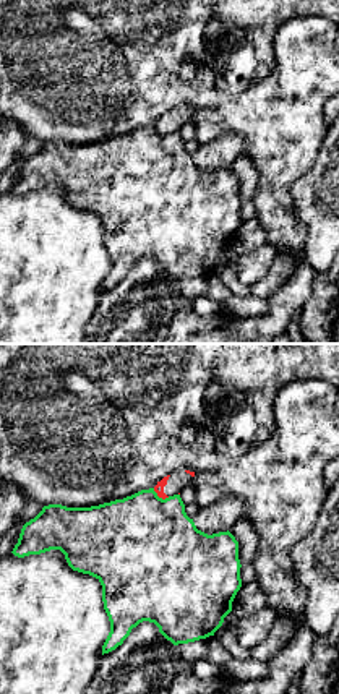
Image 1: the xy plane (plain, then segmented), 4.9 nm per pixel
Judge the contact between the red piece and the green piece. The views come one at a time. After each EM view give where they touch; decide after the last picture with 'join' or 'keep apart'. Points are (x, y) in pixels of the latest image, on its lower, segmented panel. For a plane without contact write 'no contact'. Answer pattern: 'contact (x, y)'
contact (161, 496)

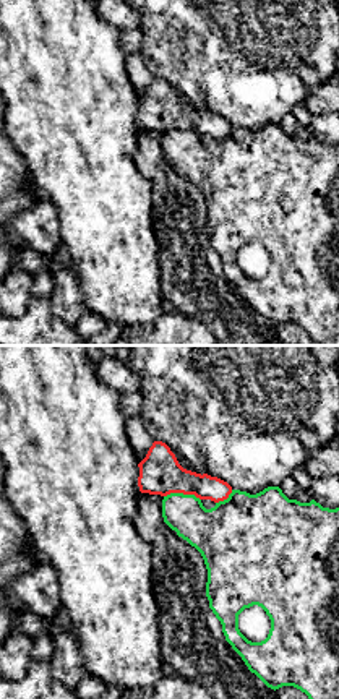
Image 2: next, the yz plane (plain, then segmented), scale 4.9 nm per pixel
contact (182, 492)

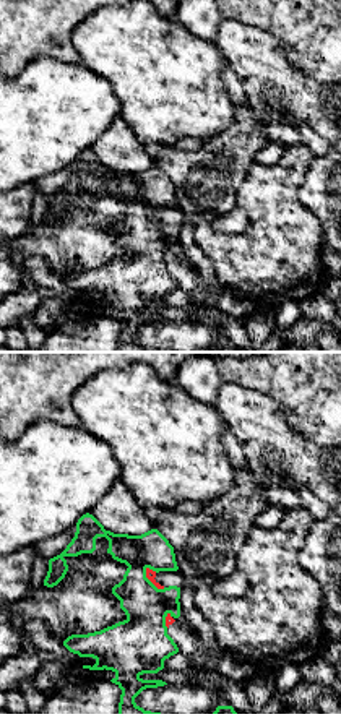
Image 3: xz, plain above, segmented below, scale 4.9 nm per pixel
contact (151, 581)

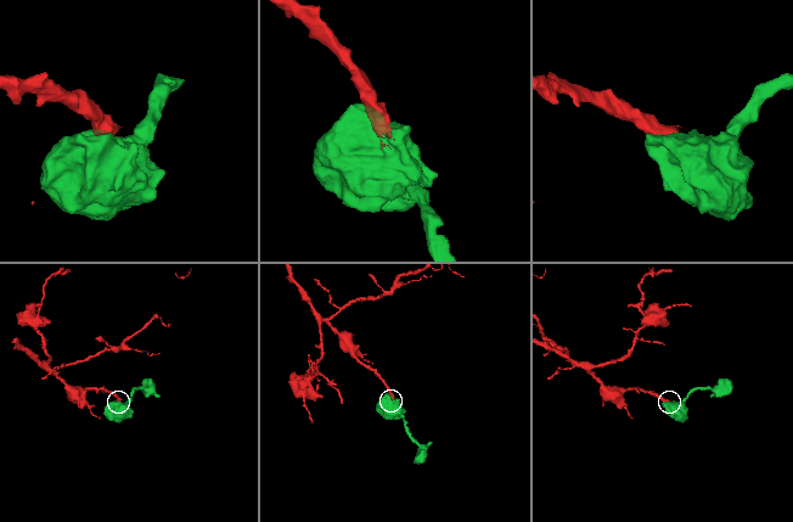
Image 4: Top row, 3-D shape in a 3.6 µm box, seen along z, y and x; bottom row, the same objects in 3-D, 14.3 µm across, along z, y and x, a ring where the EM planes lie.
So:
keep apart

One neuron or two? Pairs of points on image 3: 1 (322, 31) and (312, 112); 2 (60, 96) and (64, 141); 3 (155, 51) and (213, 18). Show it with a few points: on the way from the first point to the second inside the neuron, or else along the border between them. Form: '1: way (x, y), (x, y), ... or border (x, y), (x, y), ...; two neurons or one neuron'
1: border (286, 54), (299, 68), (323, 85); two neurons
2: way (60, 107), (60, 130); one neuron
3: border (171, 17), (192, 33), (213, 41); two neurons

